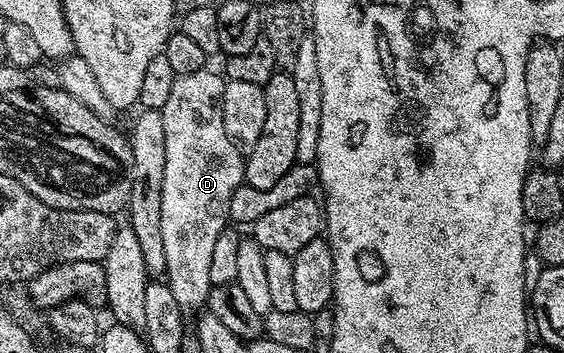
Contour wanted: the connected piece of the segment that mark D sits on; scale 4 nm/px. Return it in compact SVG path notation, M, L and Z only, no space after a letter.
M205 67L190 75L177 77L170 90L170 99L166 99L166 107L160 110L162 131L166 131L166 169L162 171L160 211L162 244L166 250L166 284L170 291L174 291L174 299L178 299L180 308L185 311L200 311L207 306L208 292L214 288L210 279L210 263L214 259L214 247L220 234L229 224L230 195L245 184L245 154L222 123L220 100L225 78L217 70L216 73L211 67Z

